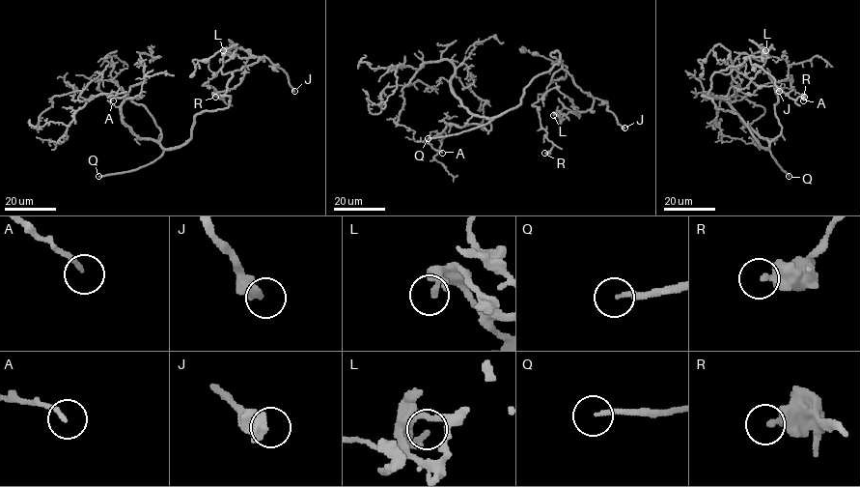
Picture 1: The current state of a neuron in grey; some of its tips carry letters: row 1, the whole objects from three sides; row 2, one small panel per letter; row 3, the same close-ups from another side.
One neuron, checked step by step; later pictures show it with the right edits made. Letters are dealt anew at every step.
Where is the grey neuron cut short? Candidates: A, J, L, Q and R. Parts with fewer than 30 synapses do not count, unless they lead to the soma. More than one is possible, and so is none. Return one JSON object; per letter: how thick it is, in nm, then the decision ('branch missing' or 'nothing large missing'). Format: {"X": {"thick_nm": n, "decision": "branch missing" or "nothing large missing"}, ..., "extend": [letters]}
{"A": {"thick_nm": 160, "decision": "nothing large missing"}, "J": {"thick_nm": 550, "decision": "branch missing"}, "L": {"thick_nm": 300, "decision": "nothing large missing"}, "Q": {"thick_nm": 170, "decision": "branch missing"}, "R": {"thick_nm": 400, "decision": "nothing large missing"}, "extend": ["J", "Q"]}

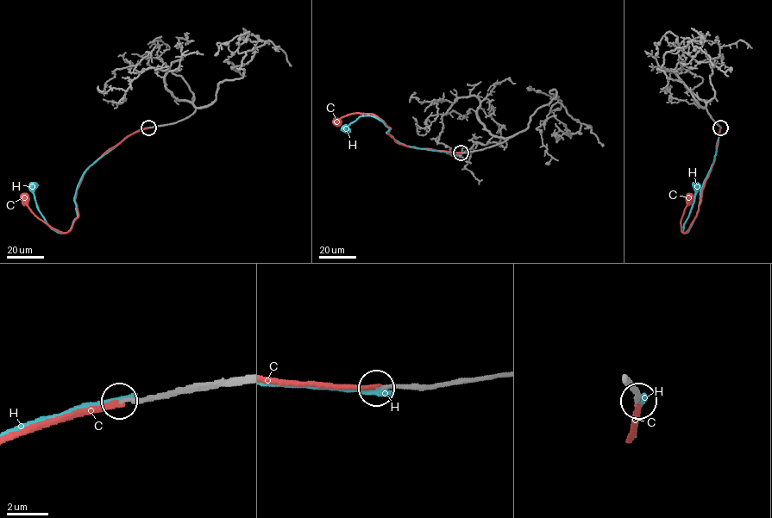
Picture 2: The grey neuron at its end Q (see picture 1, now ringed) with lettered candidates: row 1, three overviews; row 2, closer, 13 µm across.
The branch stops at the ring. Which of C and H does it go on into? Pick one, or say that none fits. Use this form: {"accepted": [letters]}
{"accepted": ["C"]}

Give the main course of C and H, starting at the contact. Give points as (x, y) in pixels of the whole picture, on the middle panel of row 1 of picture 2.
C: (461, 152), (399, 144), (386, 133), (390, 128), (369, 113), (352, 113), (336, 122)
H: (461, 152), (407, 146), (386, 132), (390, 128), (383, 122), (368, 115), (360, 115), (346, 128)

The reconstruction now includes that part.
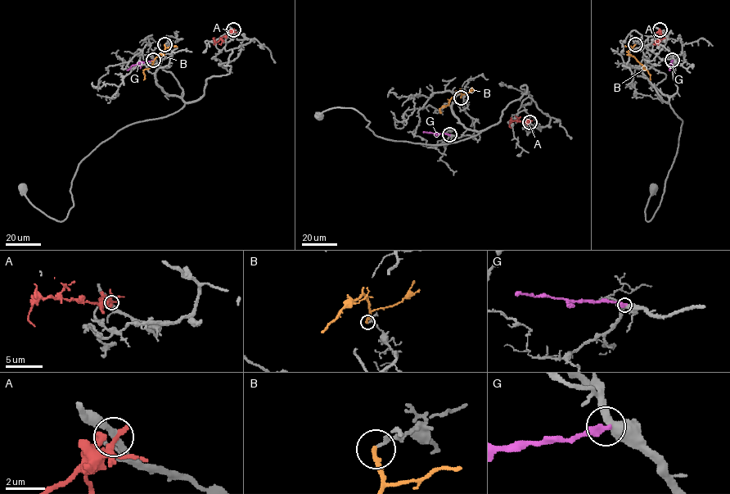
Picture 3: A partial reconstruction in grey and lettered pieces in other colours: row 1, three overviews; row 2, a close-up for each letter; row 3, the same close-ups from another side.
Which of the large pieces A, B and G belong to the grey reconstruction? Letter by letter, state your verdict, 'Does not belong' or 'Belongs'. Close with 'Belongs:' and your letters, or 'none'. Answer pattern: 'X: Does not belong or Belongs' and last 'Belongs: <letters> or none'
A: Does not belong
B: Does not belong
G: Does not belong
Belongs: none

